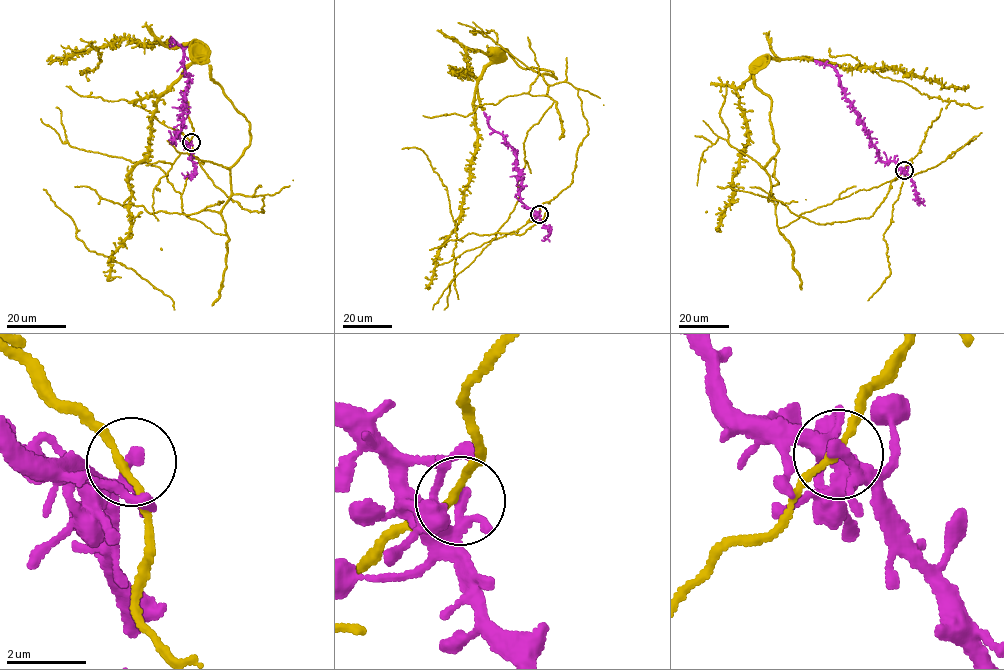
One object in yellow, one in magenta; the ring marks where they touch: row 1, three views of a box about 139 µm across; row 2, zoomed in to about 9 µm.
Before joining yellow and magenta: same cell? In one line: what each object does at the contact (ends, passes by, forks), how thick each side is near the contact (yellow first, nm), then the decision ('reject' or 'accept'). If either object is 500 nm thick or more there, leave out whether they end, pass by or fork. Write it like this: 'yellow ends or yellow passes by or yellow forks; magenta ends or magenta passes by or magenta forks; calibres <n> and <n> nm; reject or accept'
yellow passes by; magenta passes by; calibres 180 and 220 nm; accept

